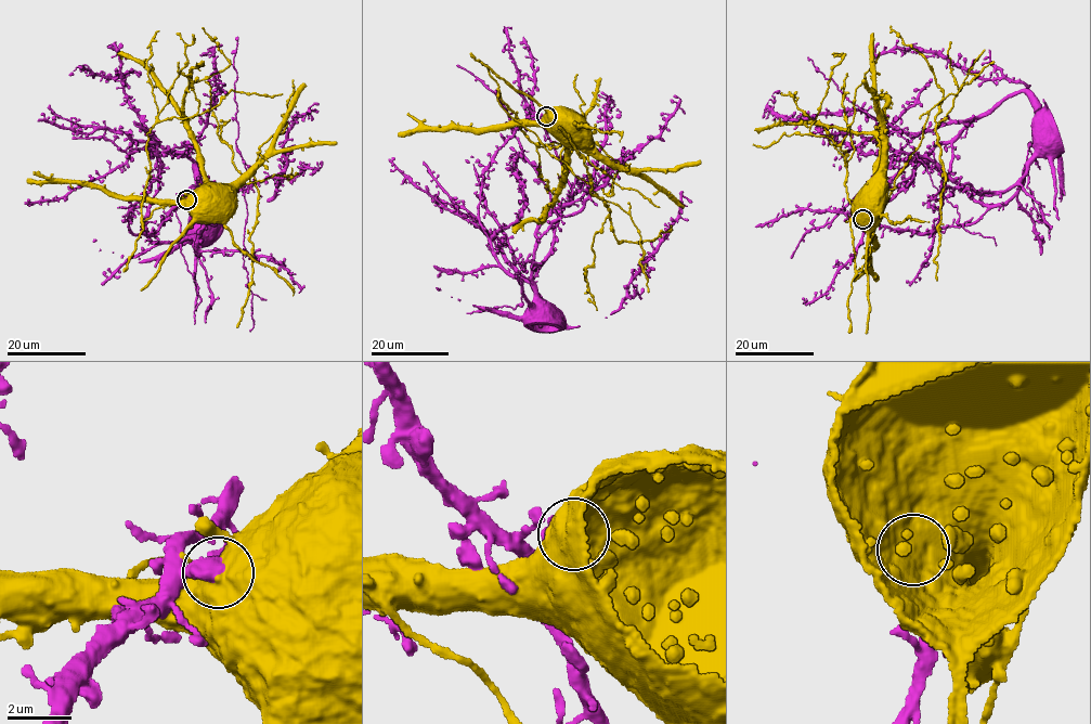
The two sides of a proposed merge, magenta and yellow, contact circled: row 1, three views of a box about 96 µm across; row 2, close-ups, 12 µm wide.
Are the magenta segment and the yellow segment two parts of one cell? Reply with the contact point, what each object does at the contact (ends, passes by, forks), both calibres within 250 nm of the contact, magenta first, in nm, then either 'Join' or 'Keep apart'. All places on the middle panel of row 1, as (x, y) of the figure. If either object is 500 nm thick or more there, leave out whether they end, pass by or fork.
Place: (546, 116). Thickness 650 nm (magenta) against 750 nm. Keep apart

